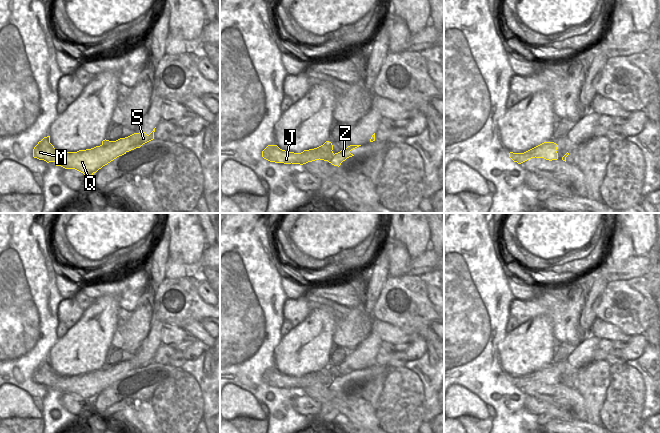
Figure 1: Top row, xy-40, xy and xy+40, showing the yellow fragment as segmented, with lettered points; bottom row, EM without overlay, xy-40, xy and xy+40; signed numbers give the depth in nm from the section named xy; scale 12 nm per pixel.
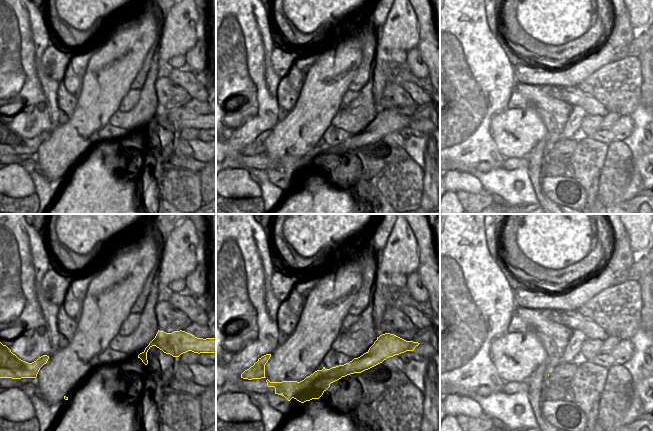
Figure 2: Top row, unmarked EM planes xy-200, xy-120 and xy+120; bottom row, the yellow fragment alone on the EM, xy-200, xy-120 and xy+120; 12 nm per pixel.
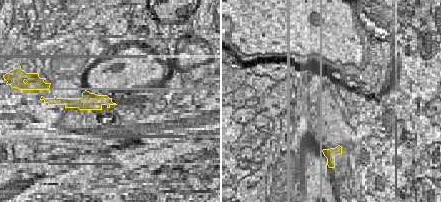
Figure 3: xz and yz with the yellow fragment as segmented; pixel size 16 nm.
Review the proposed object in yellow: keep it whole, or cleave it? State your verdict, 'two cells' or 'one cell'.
two cells

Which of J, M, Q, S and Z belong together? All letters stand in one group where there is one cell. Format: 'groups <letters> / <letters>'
groups J M / Q S Z

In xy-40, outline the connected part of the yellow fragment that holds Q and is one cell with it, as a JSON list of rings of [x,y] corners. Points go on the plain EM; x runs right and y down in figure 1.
[[[155,352],[149,359],[145,356],[134,357],[128,361],[112,365],[108,370],[100,369],[91,373],[60,378],[55,389],[65,393],[75,393],[86,400],[92,400],[117,381],[153,364],[154,356]]]

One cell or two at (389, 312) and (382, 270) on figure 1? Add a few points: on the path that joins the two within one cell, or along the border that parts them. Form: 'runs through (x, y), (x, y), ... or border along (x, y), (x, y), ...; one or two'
border along (405, 274), (390, 276), (377, 301); two

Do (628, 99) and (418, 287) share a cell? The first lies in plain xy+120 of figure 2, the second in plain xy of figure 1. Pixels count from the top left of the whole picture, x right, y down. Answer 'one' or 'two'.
one

